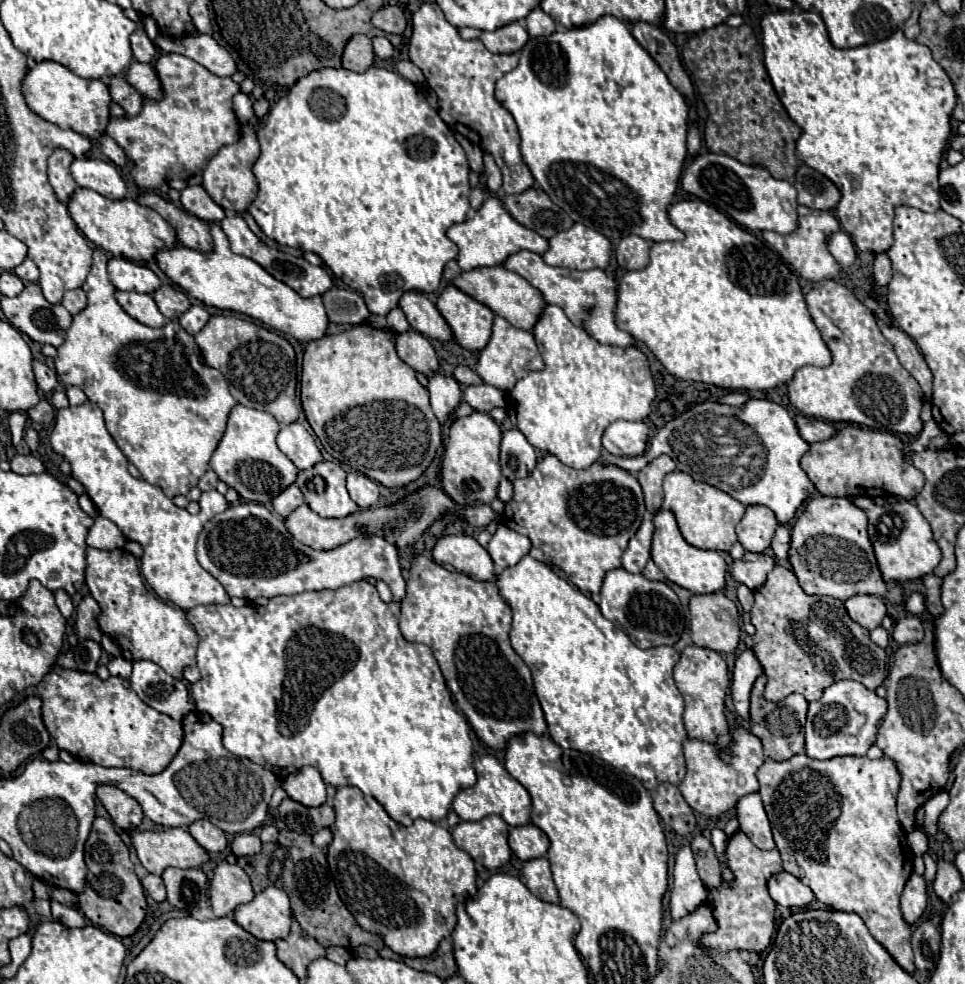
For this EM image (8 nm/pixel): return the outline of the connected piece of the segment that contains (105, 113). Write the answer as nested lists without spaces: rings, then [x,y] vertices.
[[[38,61],[30,63],[22,79],[22,95],[32,113],[62,129],[78,131],[90,139],[98,139],[106,131],[112,99],[108,87],[98,79],[82,79],[56,61]]]

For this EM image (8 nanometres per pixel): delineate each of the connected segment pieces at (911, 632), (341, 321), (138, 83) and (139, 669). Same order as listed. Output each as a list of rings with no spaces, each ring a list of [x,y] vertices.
[[[910,615],[910,617],[904,617],[896,623],[894,627],[894,633],[892,633],[894,641],[900,643],[900,645],[908,645],[908,643],[918,643],[922,637],[924,637],[924,627],[920,623],[918,617]]]
[[[332,287],[324,295],[324,305],[330,323],[336,325],[360,325],[370,317],[364,297],[352,289]]]
[[[134,61],[134,63],[126,69],[124,79],[126,79],[136,91],[140,91],[140,93],[146,95],[146,97],[152,97],[152,99],[162,97],[162,87],[160,87],[160,81],[158,81],[156,71],[154,71],[152,65]]]
[[[134,661],[130,685],[148,707],[176,721],[182,721],[194,709],[186,685],[152,661]]]

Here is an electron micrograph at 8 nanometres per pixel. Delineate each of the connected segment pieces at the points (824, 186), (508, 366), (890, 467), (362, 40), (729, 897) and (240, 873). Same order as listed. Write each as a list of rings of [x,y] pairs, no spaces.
[[[802,165],[796,171],[796,189],[798,189],[798,203],[810,209],[832,211],[840,201],[838,187],[822,173],[814,171],[808,165]]]
[[[496,317],[494,319],[494,329],[492,329],[492,337],[488,341],[488,345],[480,351],[478,357],[478,365],[476,365],[476,373],[492,387],[508,393],[512,391],[512,387],[516,385],[516,381],[520,381],[524,375],[532,373],[532,371],[542,371],[544,369],[544,361],[540,357],[540,351],[536,347],[534,335],[522,329],[512,327],[506,319]]]
[[[848,425],[836,437],[812,443],[810,451],[802,457],[802,469],[808,473],[820,495],[828,497],[886,497],[896,495],[914,499],[924,487],[924,475],[902,453],[904,443],[892,433],[880,433],[858,425]]]
[[[352,35],[342,53],[342,67],[350,71],[366,71],[374,63],[372,41],[366,35]]]
[[[736,831],[728,839],[726,865],[730,867],[734,881],[732,883],[722,881],[720,887],[706,889],[708,891],[706,903],[712,907],[712,913],[716,915],[718,929],[714,933],[704,933],[700,937],[700,945],[720,951],[720,953],[732,951],[732,949],[762,953],[772,941],[774,911],[776,911],[776,903],[772,901],[766,883],[772,875],[784,871],[780,853],[760,851],[756,845],[752,845],[752,841],[742,831]]]
[[[222,861],[210,879],[210,905],[216,917],[232,917],[240,903],[252,901],[254,891],[246,871],[236,865]]]

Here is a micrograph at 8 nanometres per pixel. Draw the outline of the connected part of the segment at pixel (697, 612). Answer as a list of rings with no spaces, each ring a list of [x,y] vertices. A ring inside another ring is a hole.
[[[724,593],[692,595],[690,633],[698,647],[732,653],[740,643],[740,613]]]

